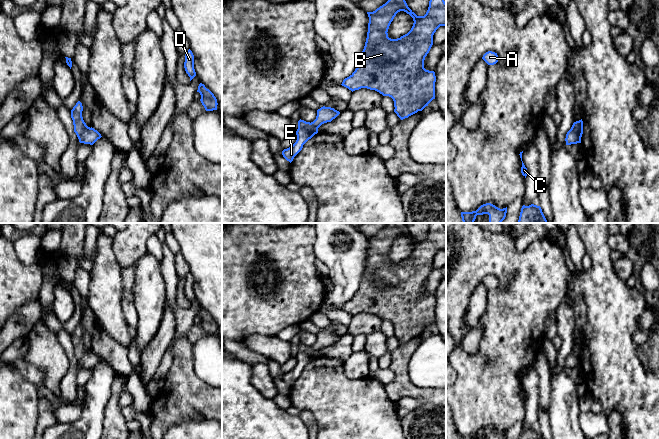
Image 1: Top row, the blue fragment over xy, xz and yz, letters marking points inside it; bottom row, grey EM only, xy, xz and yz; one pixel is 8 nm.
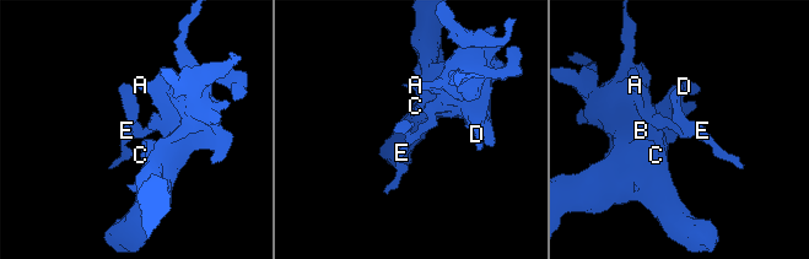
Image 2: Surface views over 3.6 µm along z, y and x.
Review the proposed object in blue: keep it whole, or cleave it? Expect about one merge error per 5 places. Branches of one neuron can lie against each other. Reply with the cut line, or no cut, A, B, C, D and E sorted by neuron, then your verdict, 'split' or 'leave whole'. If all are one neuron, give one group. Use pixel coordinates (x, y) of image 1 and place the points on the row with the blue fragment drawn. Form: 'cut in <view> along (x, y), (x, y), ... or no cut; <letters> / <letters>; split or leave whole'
no cut; A B C D E; leave whole

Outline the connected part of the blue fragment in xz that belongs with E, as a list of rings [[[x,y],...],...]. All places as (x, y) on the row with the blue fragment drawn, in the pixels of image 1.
[[[323,106],[317,110],[316,119],[313,122],[310,123],[300,119],[296,131],[297,140],[292,146],[282,151],[283,157],[291,163],[302,150],[303,145],[318,133],[318,128],[324,123],[331,122],[339,114],[340,112],[334,108]]]

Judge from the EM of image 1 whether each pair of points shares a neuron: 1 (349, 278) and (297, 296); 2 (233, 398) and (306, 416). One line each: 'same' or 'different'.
1: different
2: different

